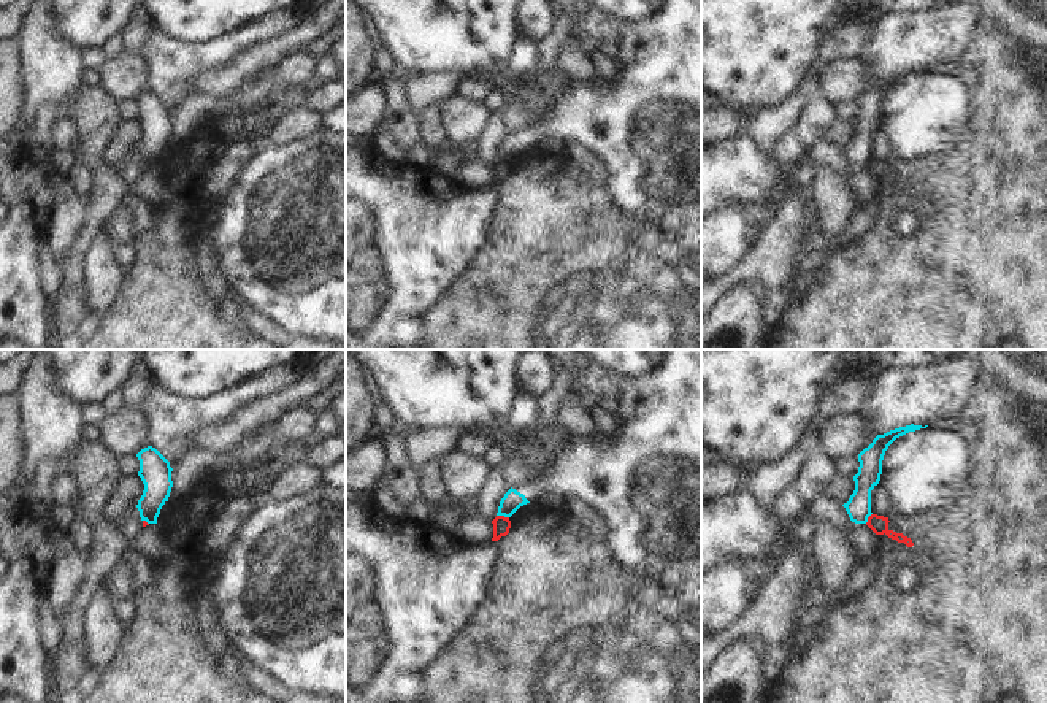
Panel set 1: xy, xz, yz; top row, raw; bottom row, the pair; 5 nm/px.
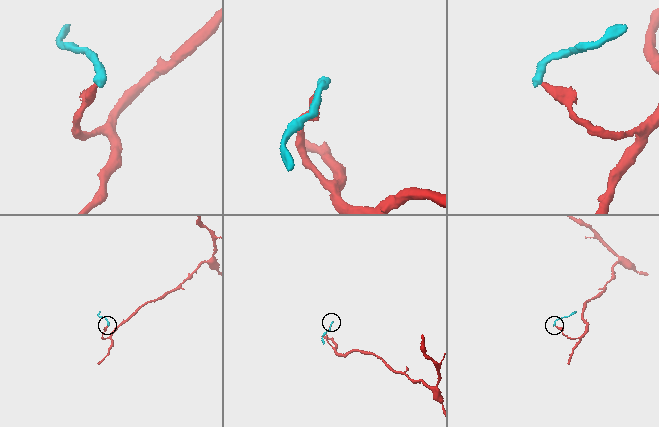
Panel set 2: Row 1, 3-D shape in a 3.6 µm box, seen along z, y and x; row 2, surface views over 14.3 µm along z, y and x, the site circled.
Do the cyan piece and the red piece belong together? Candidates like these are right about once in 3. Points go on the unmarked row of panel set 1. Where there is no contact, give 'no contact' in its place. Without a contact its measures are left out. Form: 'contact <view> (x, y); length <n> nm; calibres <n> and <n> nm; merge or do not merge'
contact xz (503, 159); length 70 nm; calibres 100 and 90 nm; do not merge

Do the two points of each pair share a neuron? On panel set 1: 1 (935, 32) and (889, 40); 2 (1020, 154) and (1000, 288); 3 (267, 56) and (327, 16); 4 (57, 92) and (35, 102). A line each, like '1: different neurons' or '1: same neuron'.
1: same neuron
2: same neuron
3: same neuron
4: same neuron

